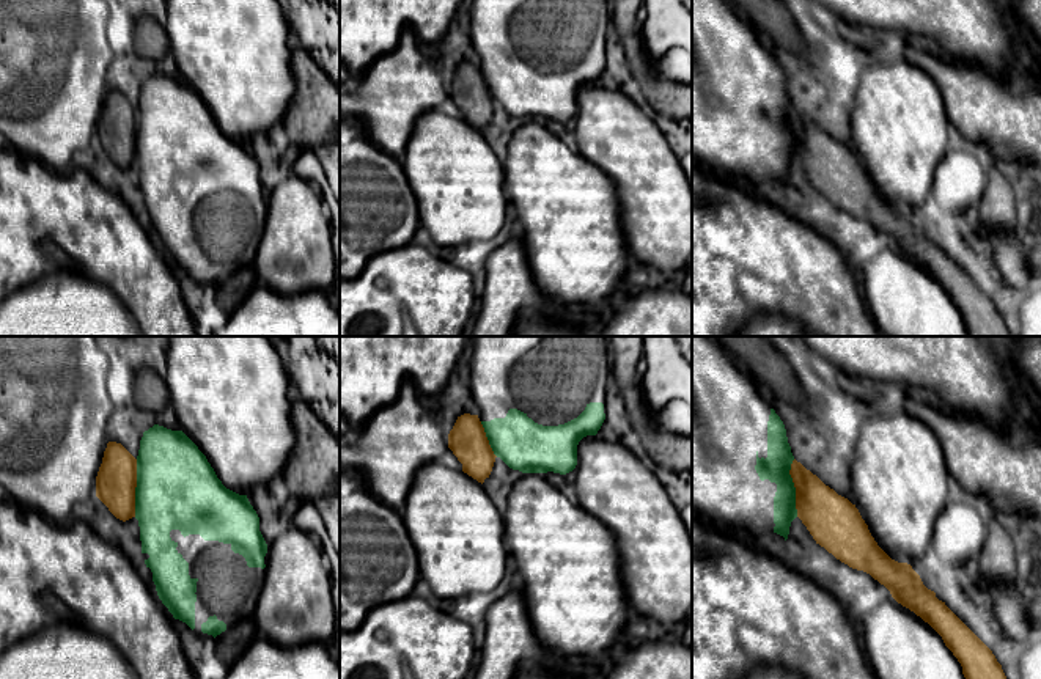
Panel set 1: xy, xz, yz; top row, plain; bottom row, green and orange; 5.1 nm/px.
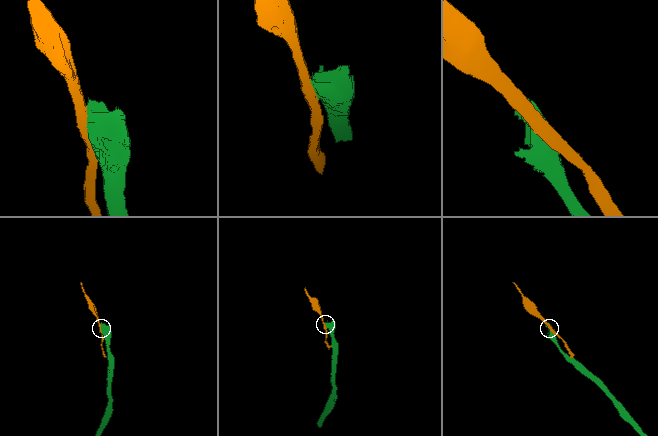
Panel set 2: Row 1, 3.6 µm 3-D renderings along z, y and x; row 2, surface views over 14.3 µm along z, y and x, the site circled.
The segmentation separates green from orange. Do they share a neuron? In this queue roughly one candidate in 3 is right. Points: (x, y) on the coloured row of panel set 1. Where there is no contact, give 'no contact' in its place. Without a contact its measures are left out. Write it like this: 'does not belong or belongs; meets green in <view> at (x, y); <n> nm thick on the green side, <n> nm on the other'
does not belong; meets green in xy at (136, 488); 420 nm thick on the green side, 200 nm on the other

